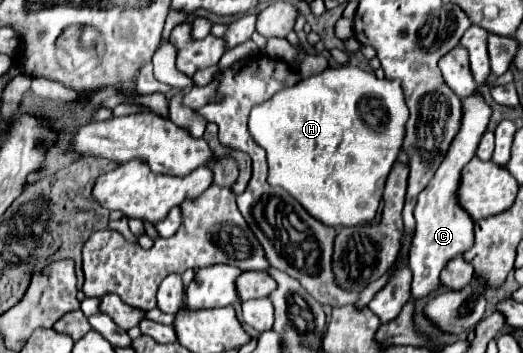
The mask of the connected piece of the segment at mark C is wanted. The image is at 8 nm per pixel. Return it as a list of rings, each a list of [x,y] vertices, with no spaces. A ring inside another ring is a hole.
[[[476,90],[472,96],[462,100],[462,128],[458,130],[454,142],[450,144],[450,150],[446,152],[446,158],[442,160],[438,172],[428,182],[428,186],[418,196],[418,204],[414,208],[416,218],[416,234],[410,248],[410,270],[414,272],[412,280],[412,296],[420,298],[430,294],[440,286],[440,270],[446,266],[448,260],[452,260],[458,254],[464,254],[474,244],[474,220],[462,206],[458,206],[458,182],[462,168],[474,158],[478,142],[482,134],[488,128],[492,116],[490,104],[482,98],[482,94]]]

